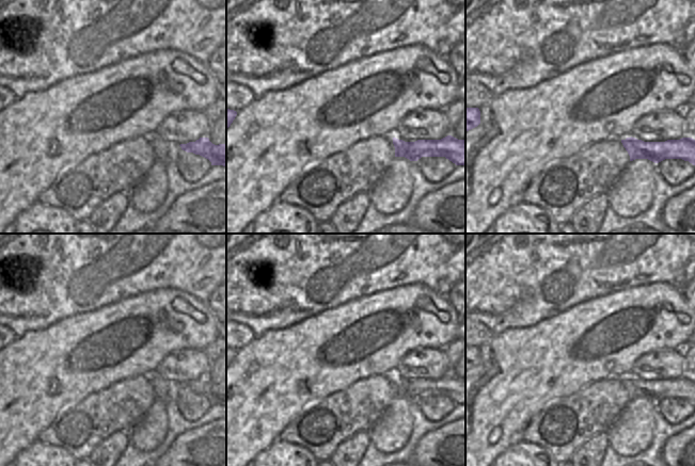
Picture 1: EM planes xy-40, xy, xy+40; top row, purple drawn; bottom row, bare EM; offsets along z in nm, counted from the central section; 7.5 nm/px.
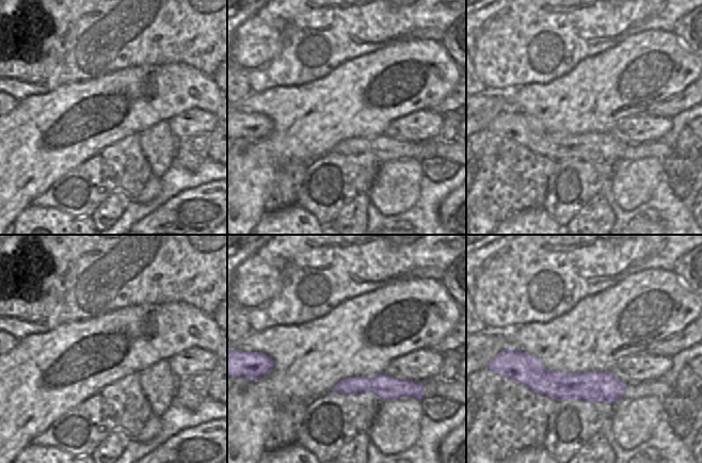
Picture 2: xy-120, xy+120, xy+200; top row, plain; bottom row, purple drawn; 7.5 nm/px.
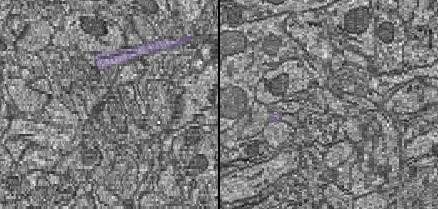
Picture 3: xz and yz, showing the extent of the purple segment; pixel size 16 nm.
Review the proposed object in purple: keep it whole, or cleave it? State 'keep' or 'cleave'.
keep

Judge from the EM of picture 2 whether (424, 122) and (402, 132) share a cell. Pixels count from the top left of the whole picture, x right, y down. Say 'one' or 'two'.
one

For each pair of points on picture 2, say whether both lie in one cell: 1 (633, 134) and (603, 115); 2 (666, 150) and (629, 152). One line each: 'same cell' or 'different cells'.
1: different cells
2: same cell

